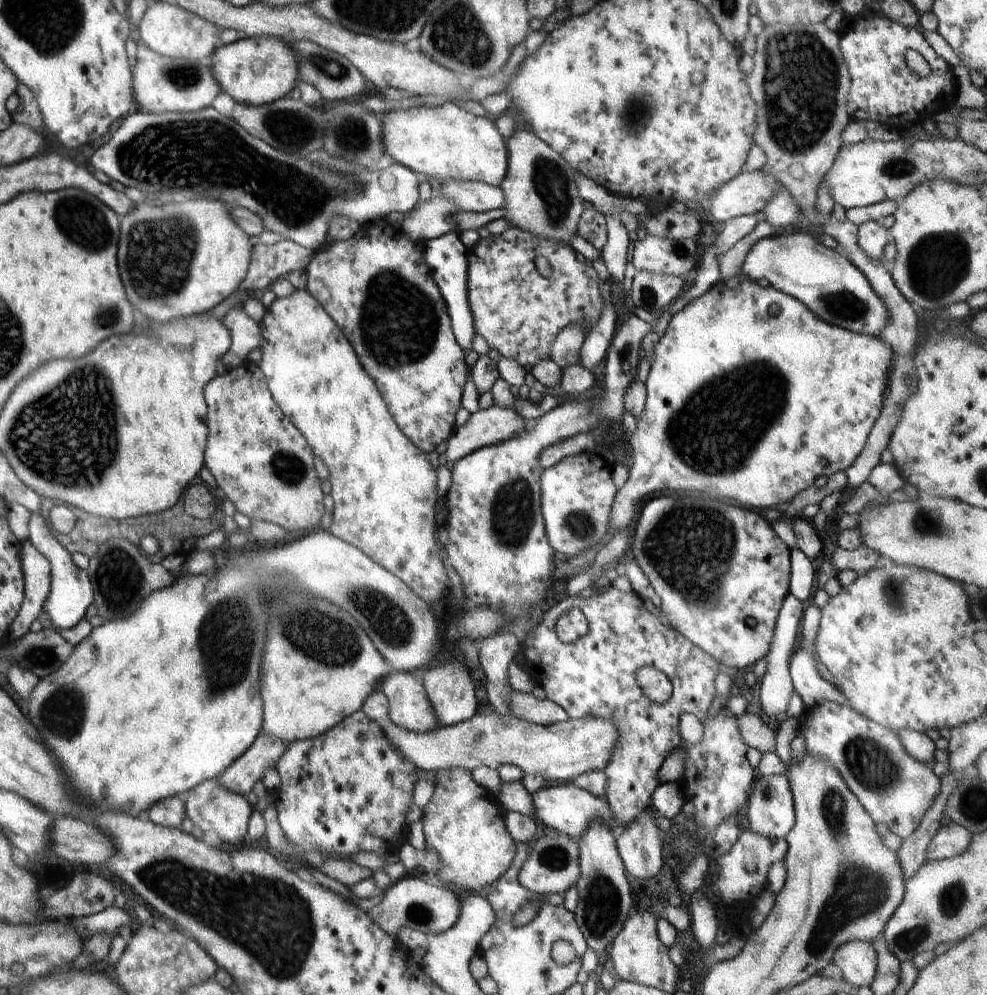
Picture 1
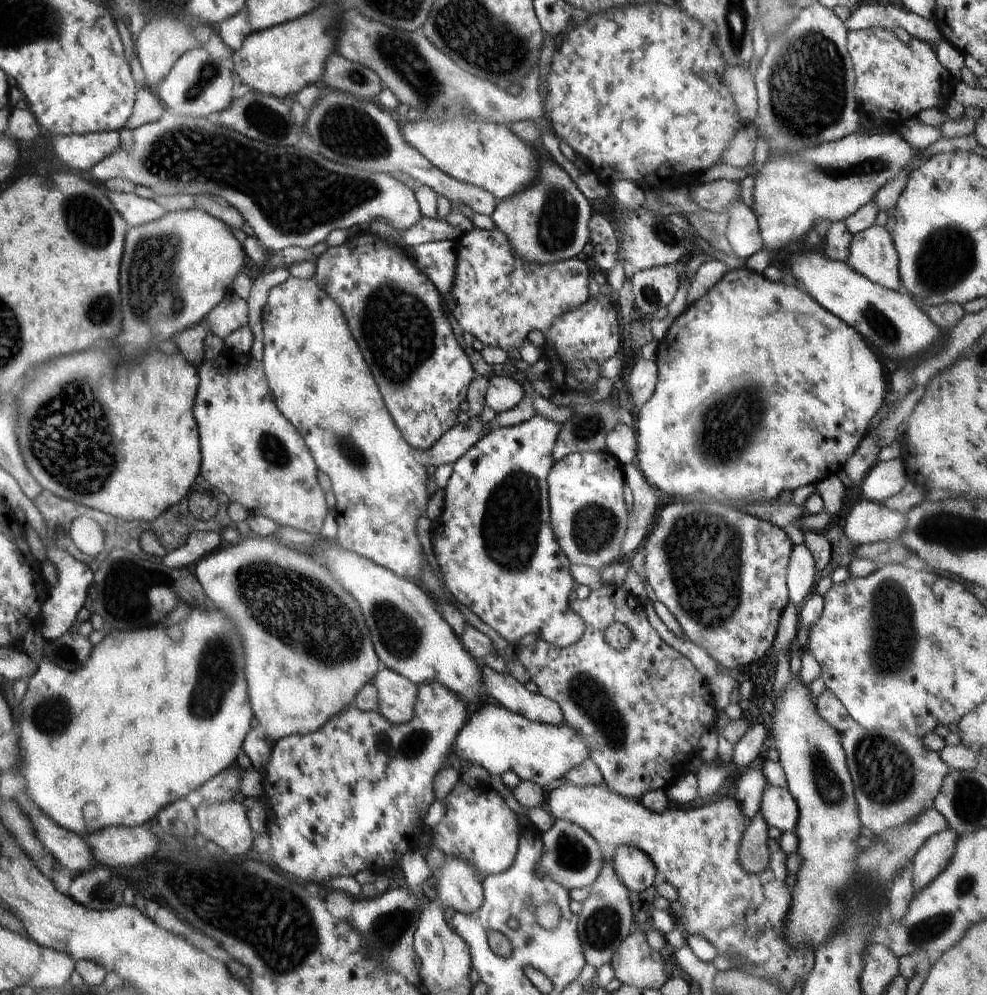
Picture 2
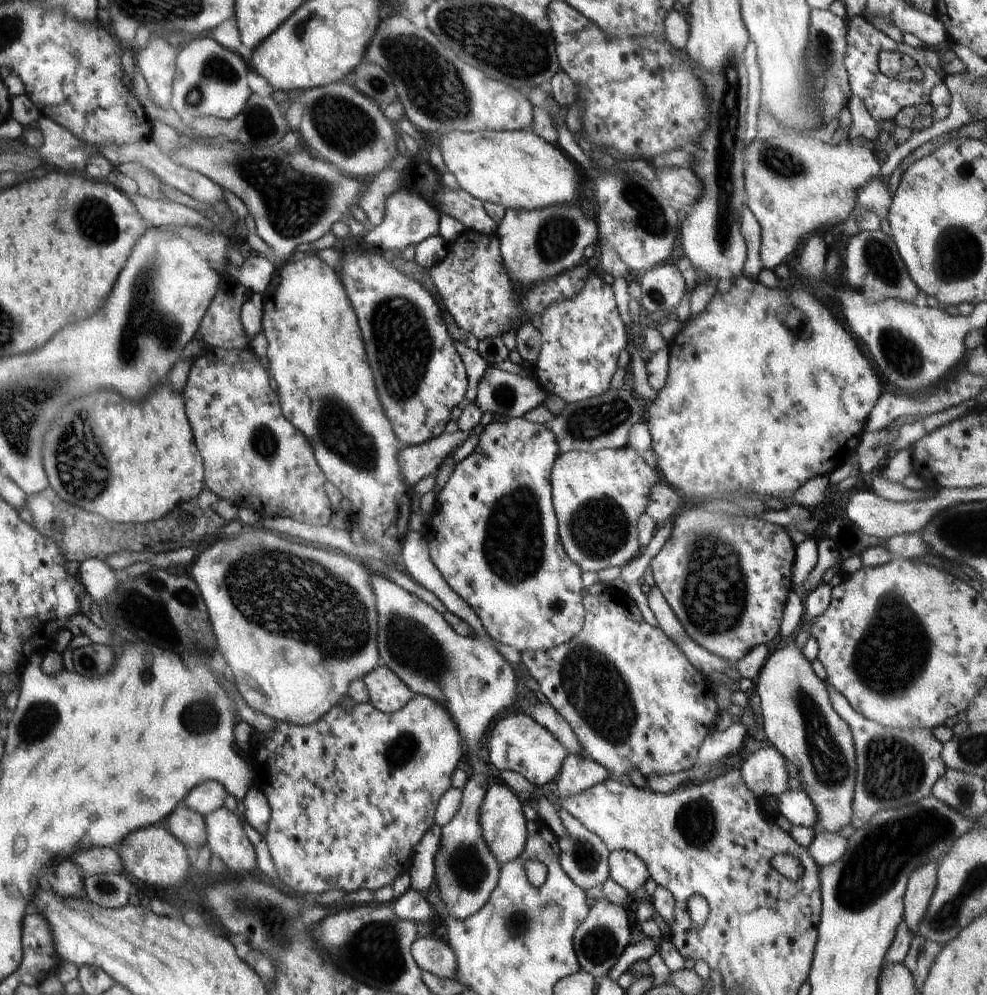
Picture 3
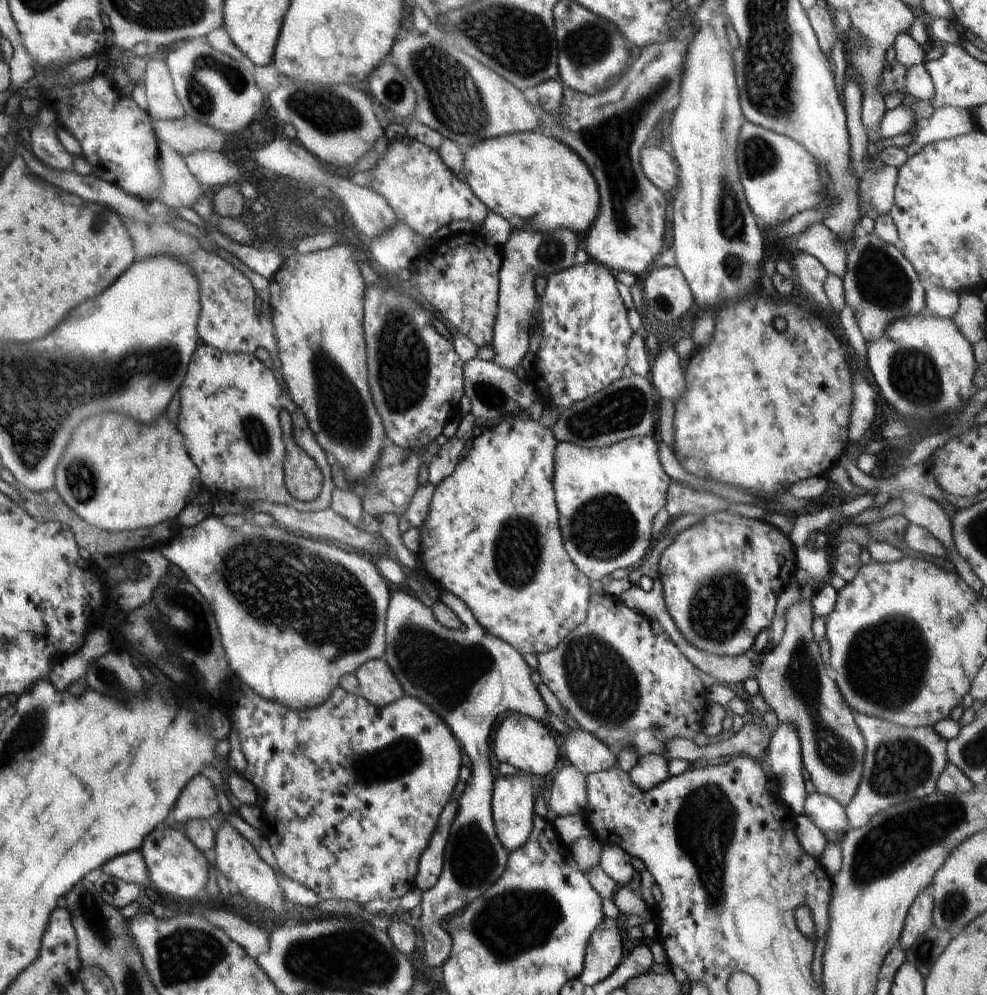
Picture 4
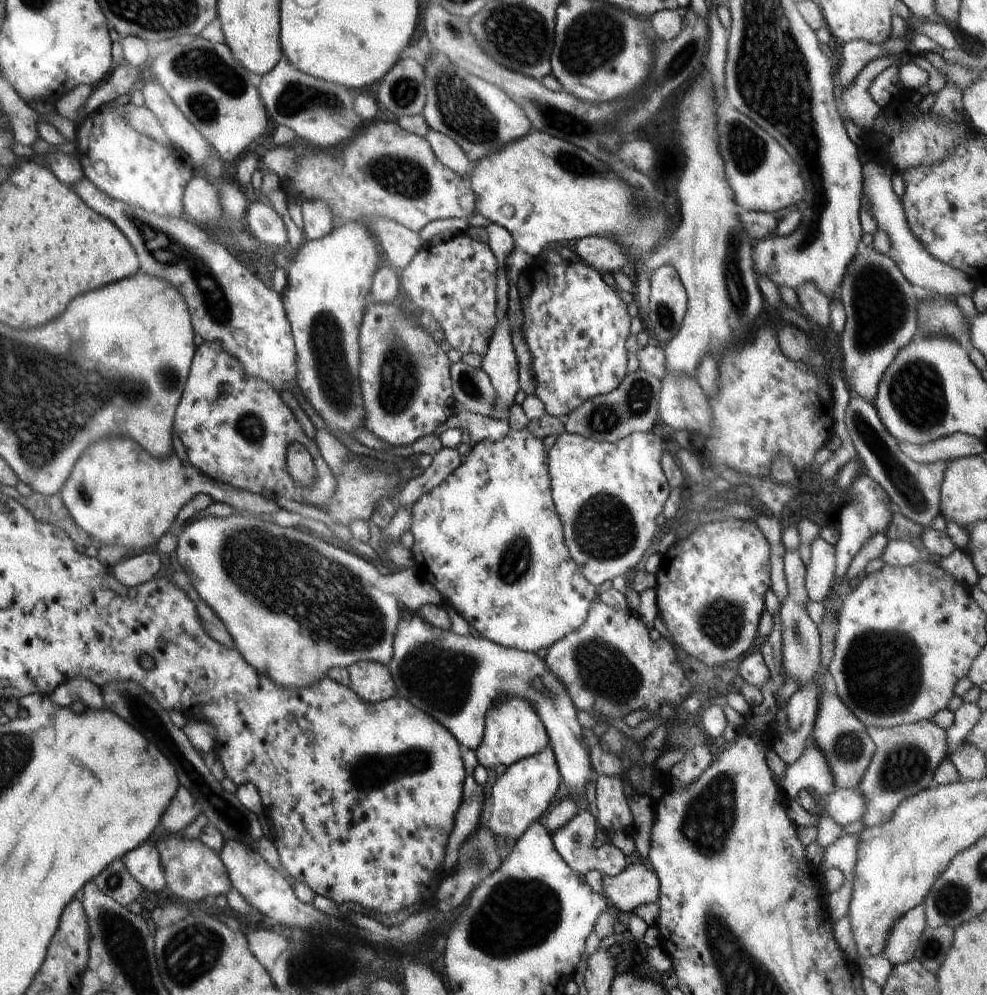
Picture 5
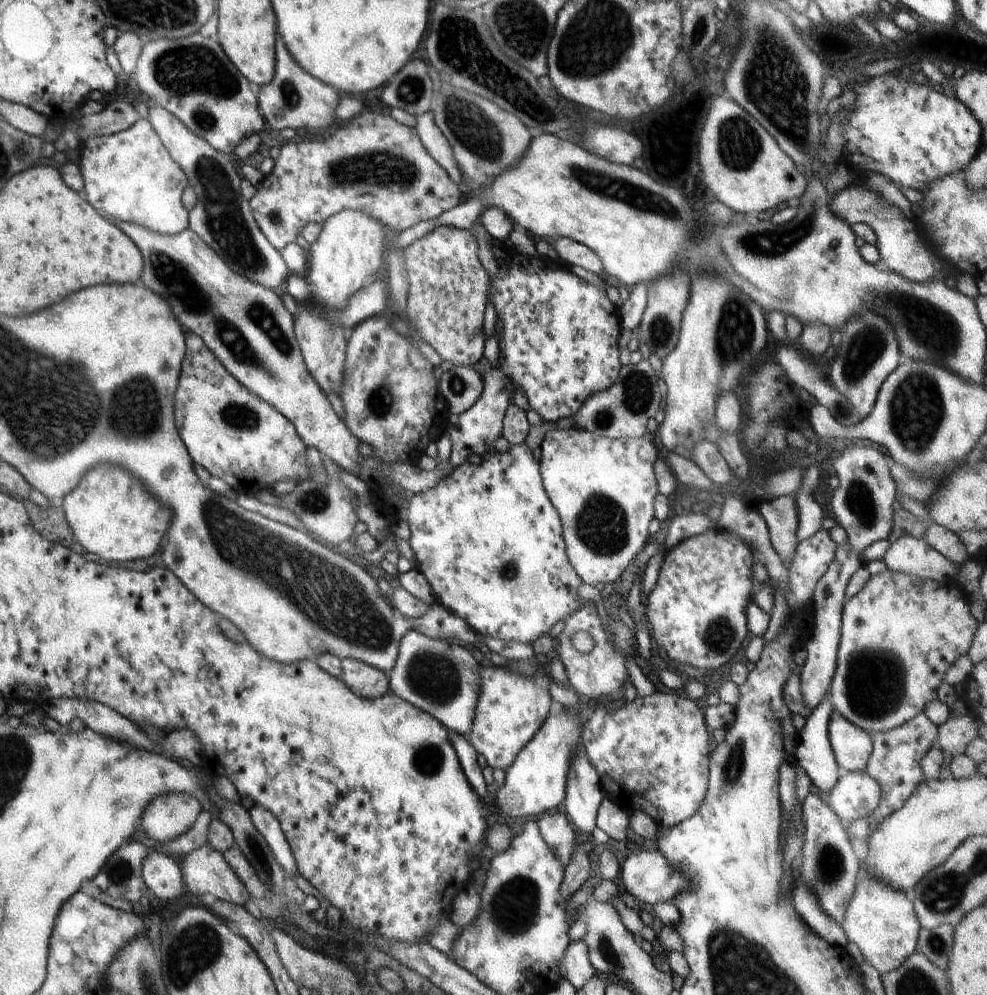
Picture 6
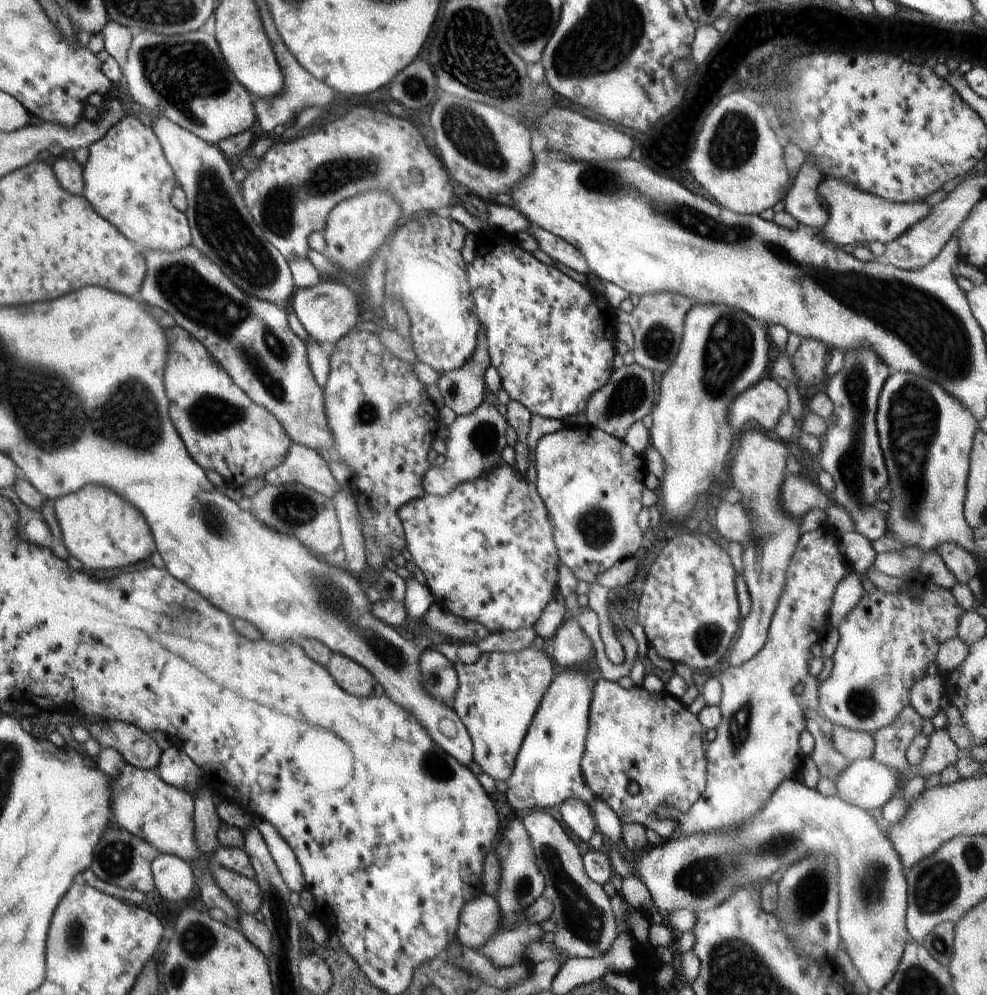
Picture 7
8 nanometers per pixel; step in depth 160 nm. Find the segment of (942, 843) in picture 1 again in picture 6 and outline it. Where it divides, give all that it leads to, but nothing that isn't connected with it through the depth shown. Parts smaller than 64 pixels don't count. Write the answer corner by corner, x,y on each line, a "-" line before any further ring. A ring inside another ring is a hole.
861,873
853,899
849,902
840,926
847,936
850,949
859,960
868,961
880,974
900,968
902,963
916,952
922,928
912,901
906,893
885,885
867,873

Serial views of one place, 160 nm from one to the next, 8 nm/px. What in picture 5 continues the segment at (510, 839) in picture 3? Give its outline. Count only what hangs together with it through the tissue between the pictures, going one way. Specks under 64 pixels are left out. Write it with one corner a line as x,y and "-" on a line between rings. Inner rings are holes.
552,747
511,764
506,772
497,778
490,790
492,802
487,810
487,829
496,837
514,838
517,841
526,829
556,802
560,777

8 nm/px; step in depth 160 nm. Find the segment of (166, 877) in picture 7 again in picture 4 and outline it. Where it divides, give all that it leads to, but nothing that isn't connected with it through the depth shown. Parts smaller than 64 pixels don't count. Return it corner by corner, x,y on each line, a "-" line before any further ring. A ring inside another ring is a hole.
139,850
115,856
102,864
101,868
104,873
126,882
136,883
137,885
152,885
143,856

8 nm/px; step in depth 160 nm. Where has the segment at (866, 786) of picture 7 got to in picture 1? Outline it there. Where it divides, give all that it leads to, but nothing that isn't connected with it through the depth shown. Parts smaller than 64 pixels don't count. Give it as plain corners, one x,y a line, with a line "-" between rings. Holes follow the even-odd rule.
788,771
782,776
756,778
748,800
749,828
768,838
785,838
795,824

